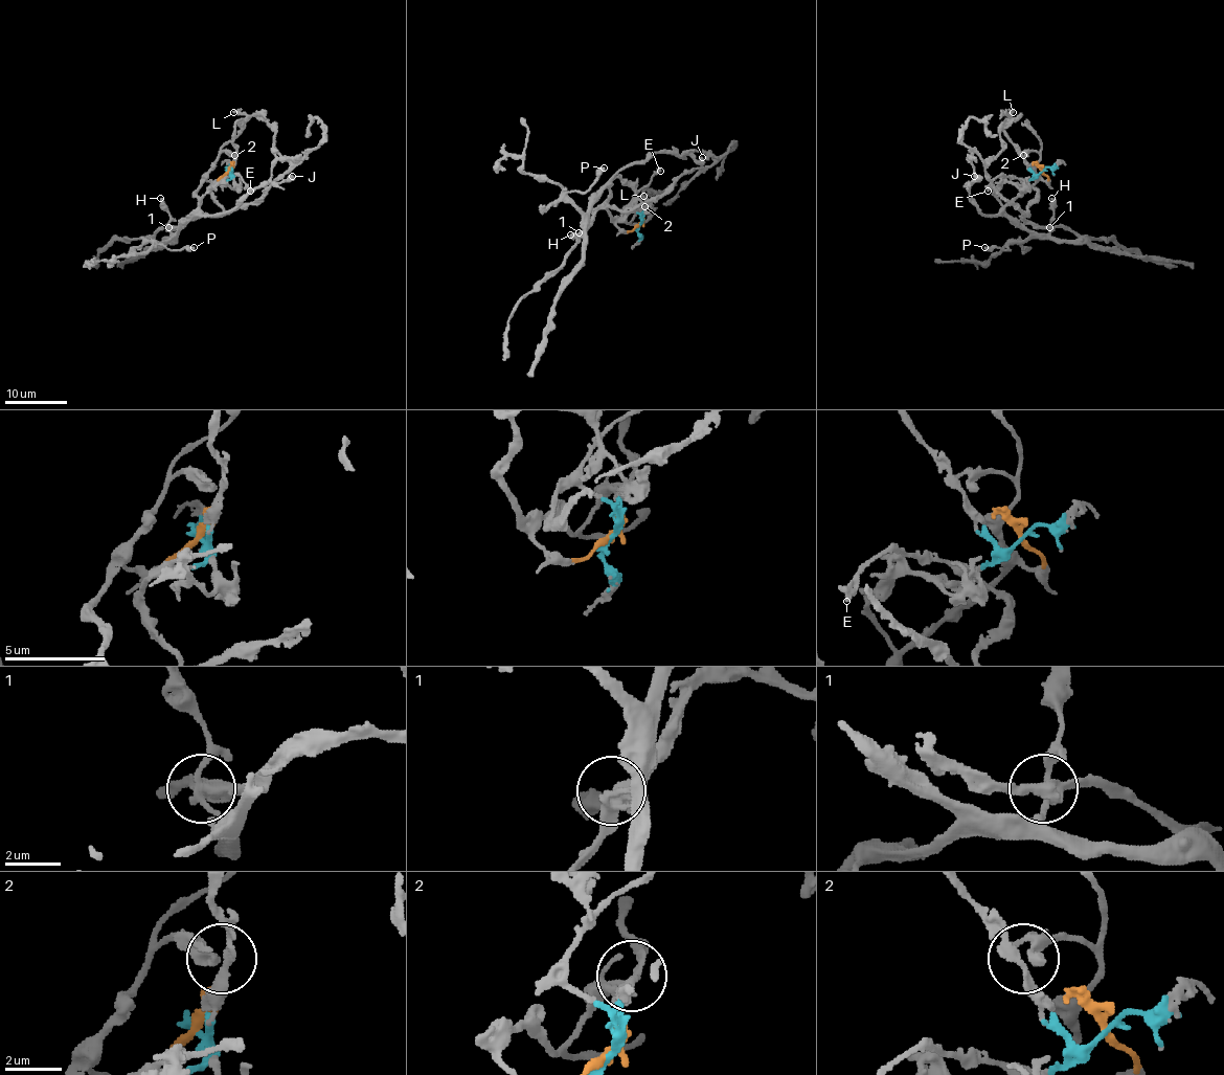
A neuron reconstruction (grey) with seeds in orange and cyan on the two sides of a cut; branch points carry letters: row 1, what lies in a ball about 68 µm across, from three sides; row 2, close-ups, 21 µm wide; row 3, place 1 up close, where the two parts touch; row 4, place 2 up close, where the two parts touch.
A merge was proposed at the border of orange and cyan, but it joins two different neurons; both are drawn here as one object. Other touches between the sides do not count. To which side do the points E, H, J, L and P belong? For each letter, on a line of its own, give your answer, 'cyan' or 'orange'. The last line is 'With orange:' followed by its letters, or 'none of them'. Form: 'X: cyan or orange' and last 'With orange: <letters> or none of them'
E: cyan
H: orange
J: orange
L: cyan
P: orange
With orange: H, J, P

